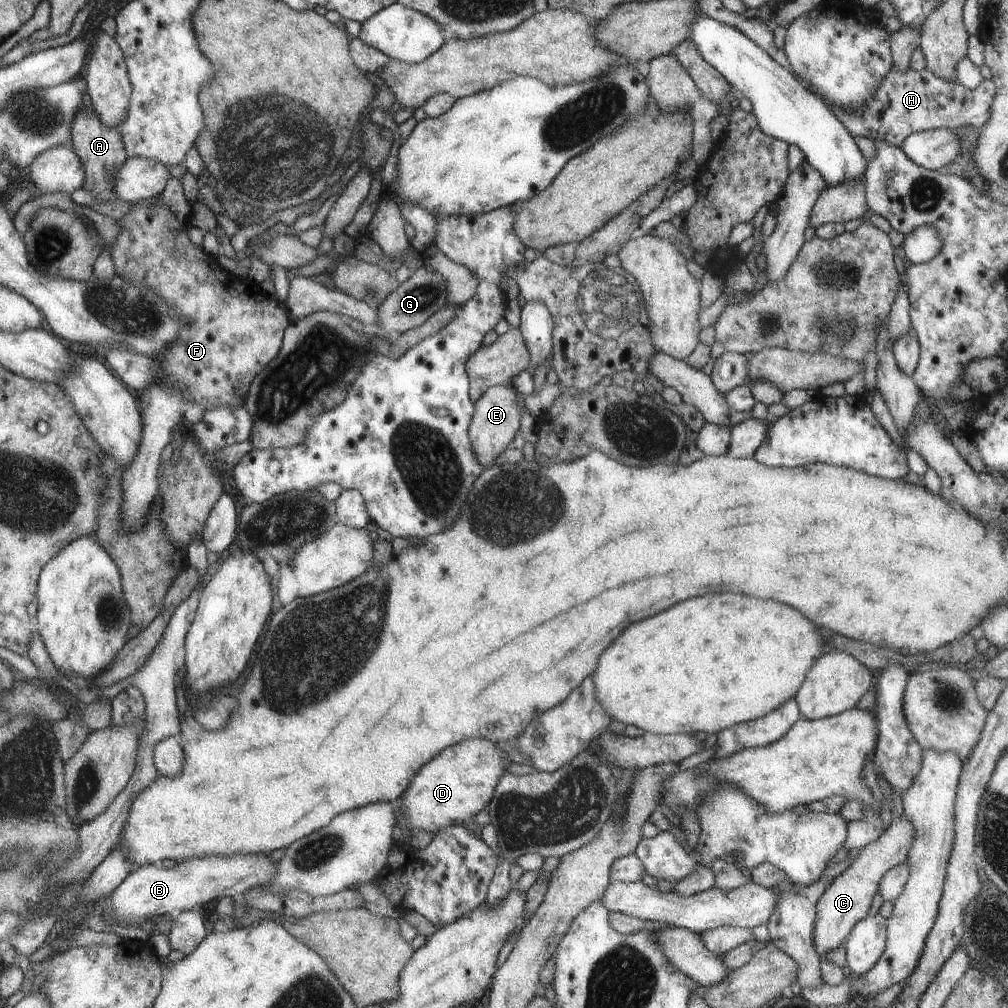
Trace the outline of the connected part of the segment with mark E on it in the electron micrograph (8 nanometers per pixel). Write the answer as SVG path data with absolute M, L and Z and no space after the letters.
M491 386L475 402L476 413L473 414L473 419L468 425L468 438L471 440L477 462L487 466L491 465L501 454L501 450L505 450L509 446L509 442L513 440L513 436L519 428L519 408L517 408L515 390L509 386Z

